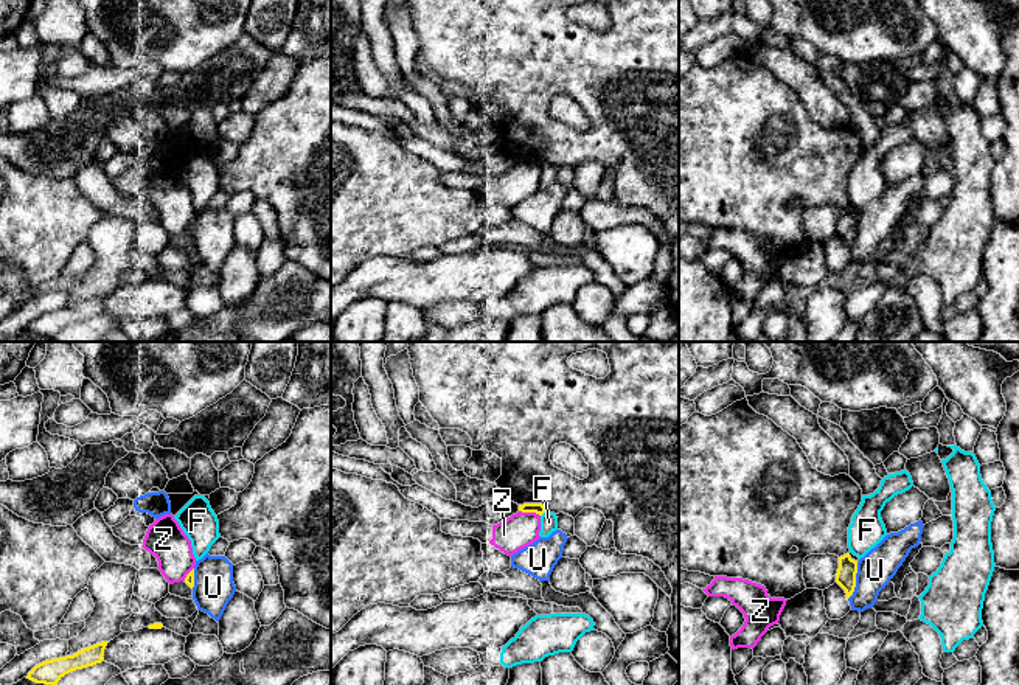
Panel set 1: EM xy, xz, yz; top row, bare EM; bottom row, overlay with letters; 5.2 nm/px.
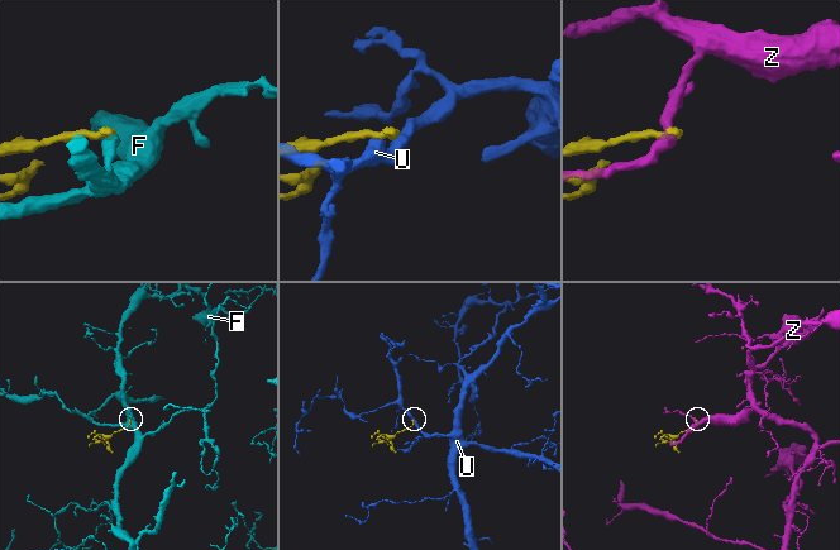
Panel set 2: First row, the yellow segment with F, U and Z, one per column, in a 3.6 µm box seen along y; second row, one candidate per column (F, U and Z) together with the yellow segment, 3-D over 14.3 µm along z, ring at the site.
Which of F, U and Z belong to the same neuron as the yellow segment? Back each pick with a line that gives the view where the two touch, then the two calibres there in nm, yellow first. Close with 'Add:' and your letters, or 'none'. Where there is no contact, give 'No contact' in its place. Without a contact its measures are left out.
Add: none

